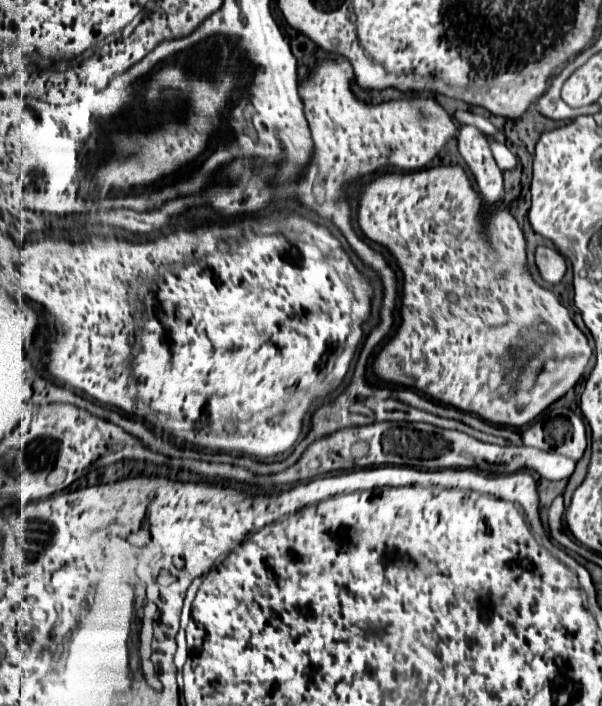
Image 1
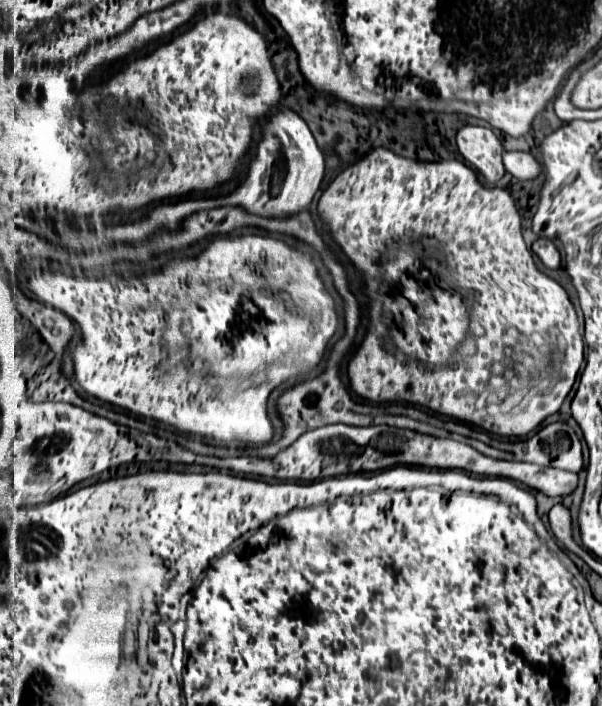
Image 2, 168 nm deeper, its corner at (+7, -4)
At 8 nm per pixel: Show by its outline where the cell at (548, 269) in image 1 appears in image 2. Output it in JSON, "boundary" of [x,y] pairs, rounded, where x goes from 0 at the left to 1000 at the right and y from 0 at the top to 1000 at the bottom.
{"boundary":[[[895,337],[895,340],[885,343],[882,351],[885,351],[885,357],[895,363],[895,368],[902,371],[905,380],[915,380],[915,382],[929,380],[929,374],[932,374],[932,363],[929,363],[929,354],[922,351],[922,346],[919,346],[915,340],[909,340],[909,337]]]}

